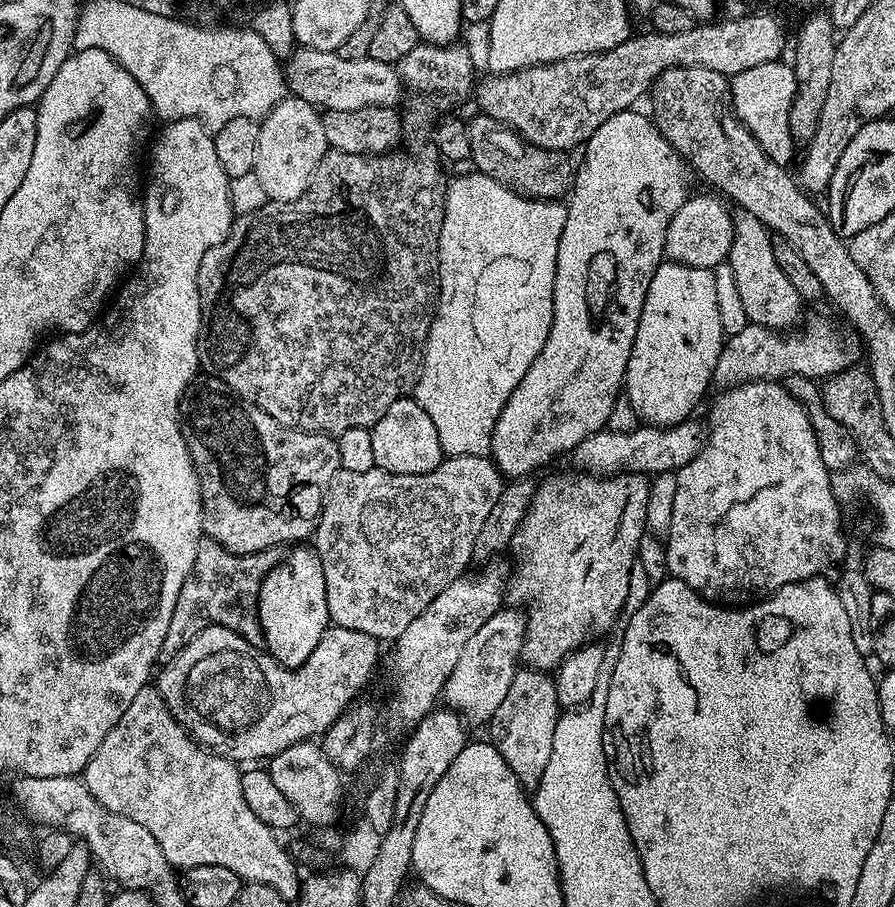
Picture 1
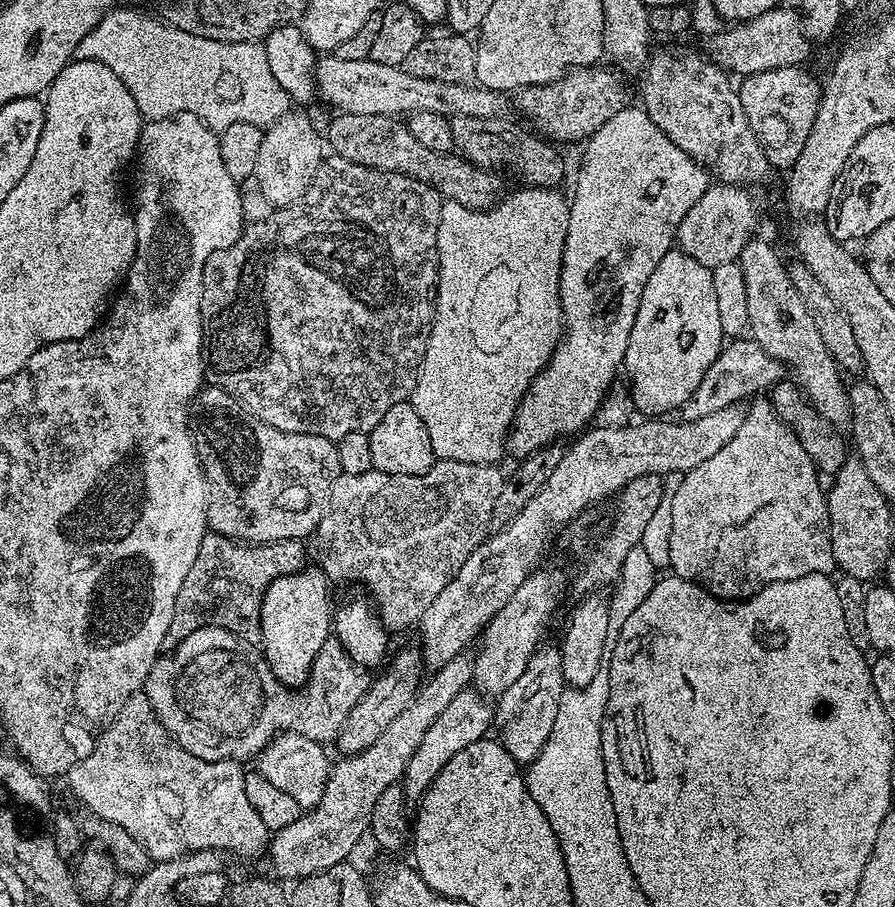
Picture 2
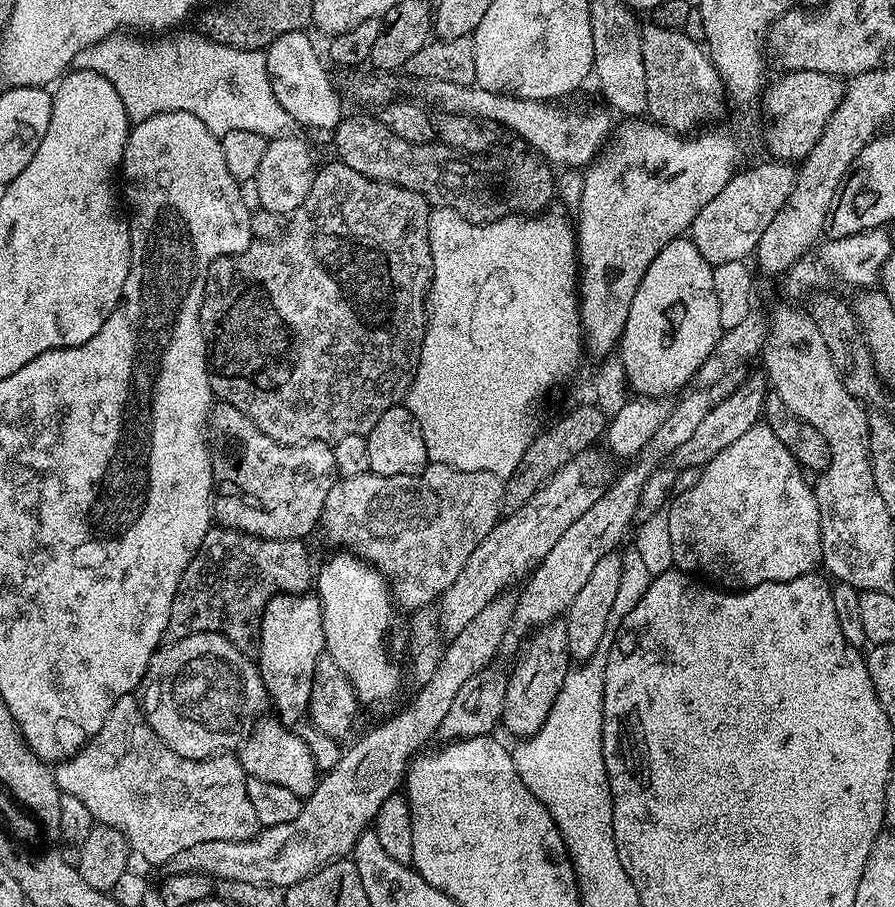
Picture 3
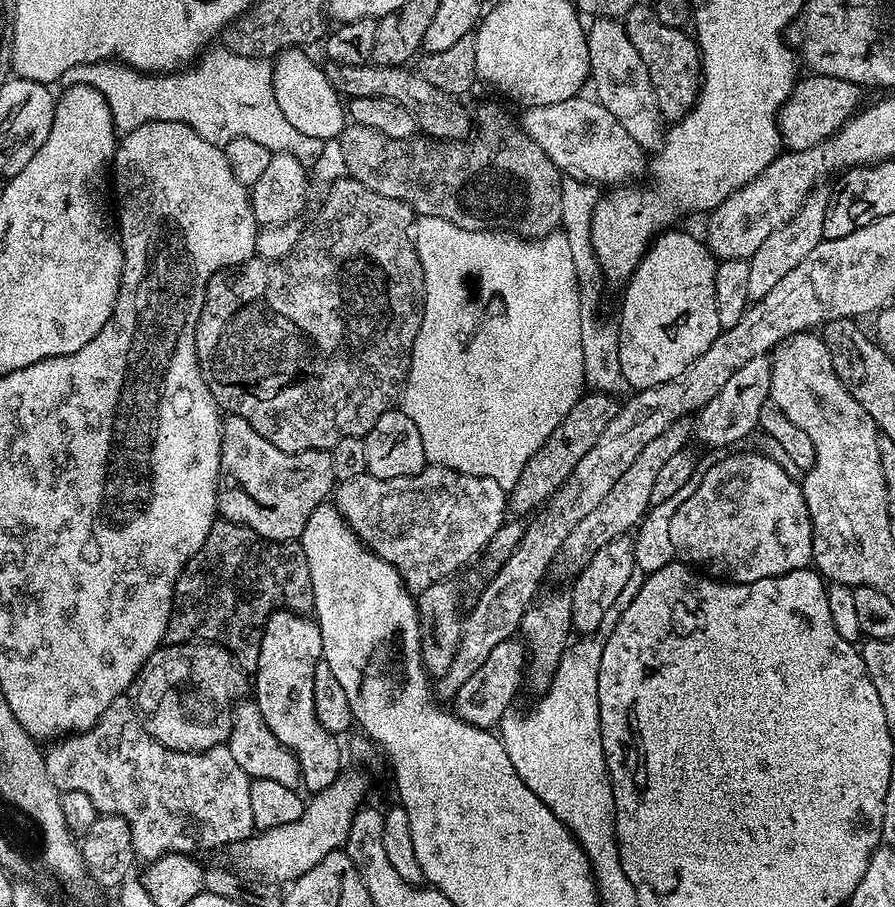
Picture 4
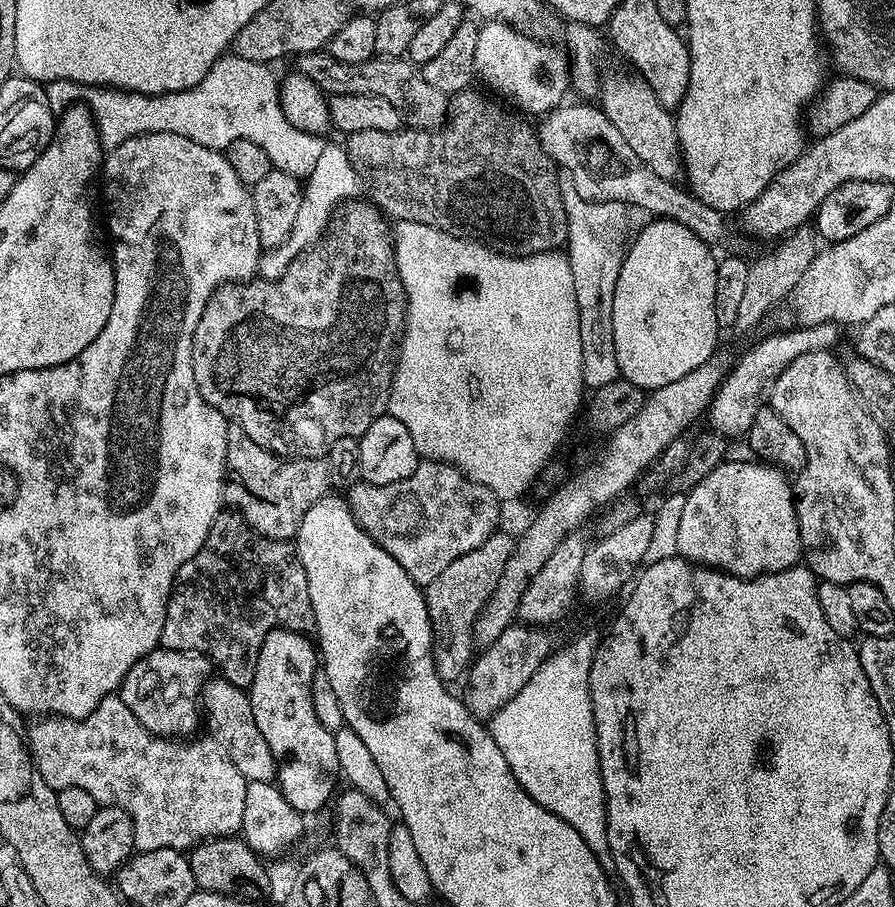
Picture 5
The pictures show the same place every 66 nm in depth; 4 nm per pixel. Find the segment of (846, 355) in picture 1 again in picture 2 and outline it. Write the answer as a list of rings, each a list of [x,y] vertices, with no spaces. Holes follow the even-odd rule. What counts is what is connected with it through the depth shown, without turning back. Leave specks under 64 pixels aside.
[[[751,338],[729,339],[720,349],[718,358],[714,358],[710,370],[706,370],[706,378],[702,378],[702,382],[698,382],[698,390],[694,390],[692,397],[685,402],[683,408],[679,409],[679,419],[687,422],[706,418],[706,414],[714,414],[714,410],[723,410],[726,406],[739,404],[763,393],[760,392],[763,388],[775,389],[779,385],[776,383],[783,378],[784,372],[786,376],[785,365],[768,354],[757,340]]]

